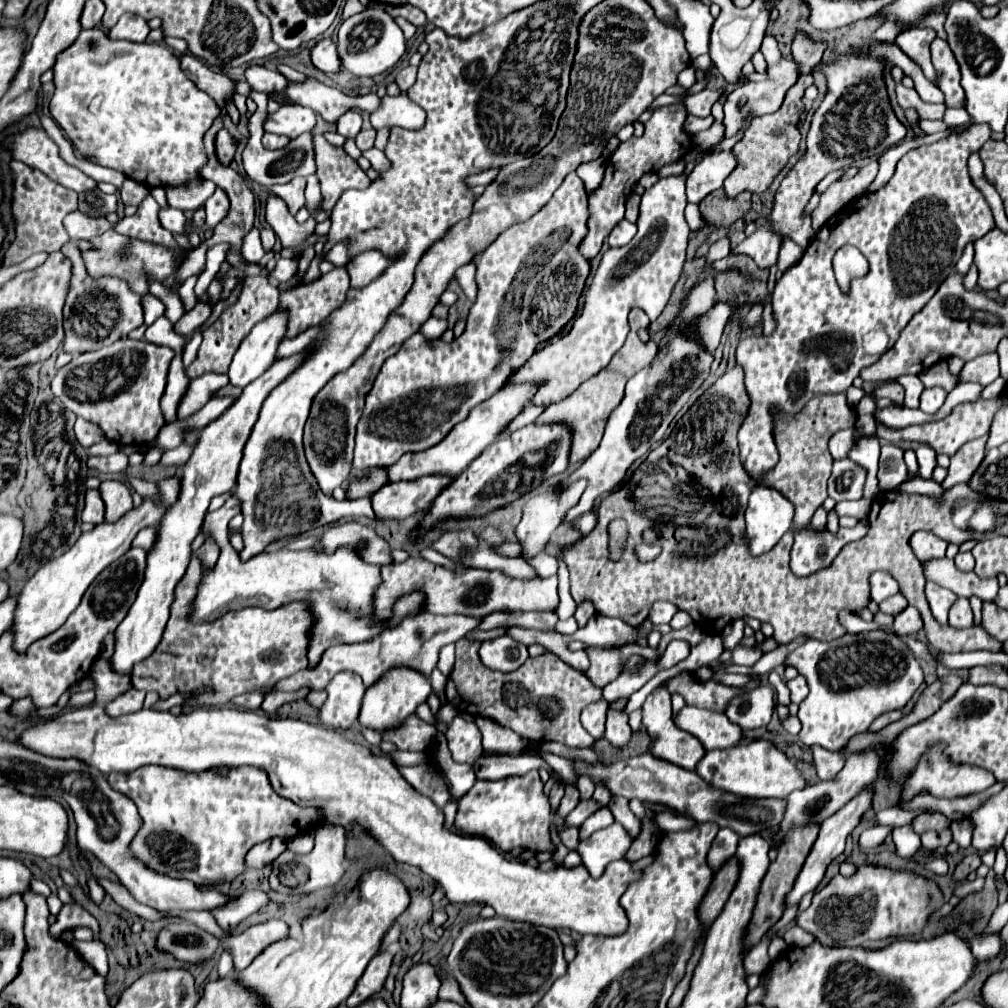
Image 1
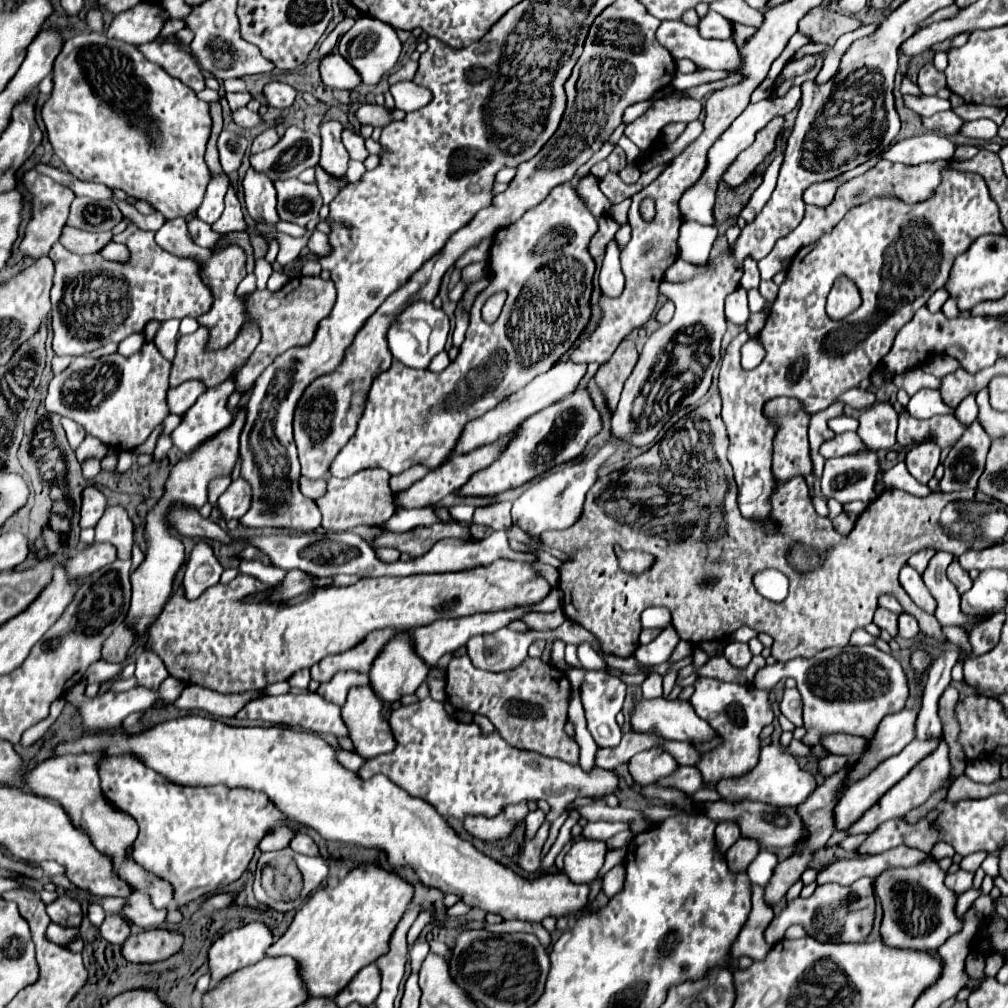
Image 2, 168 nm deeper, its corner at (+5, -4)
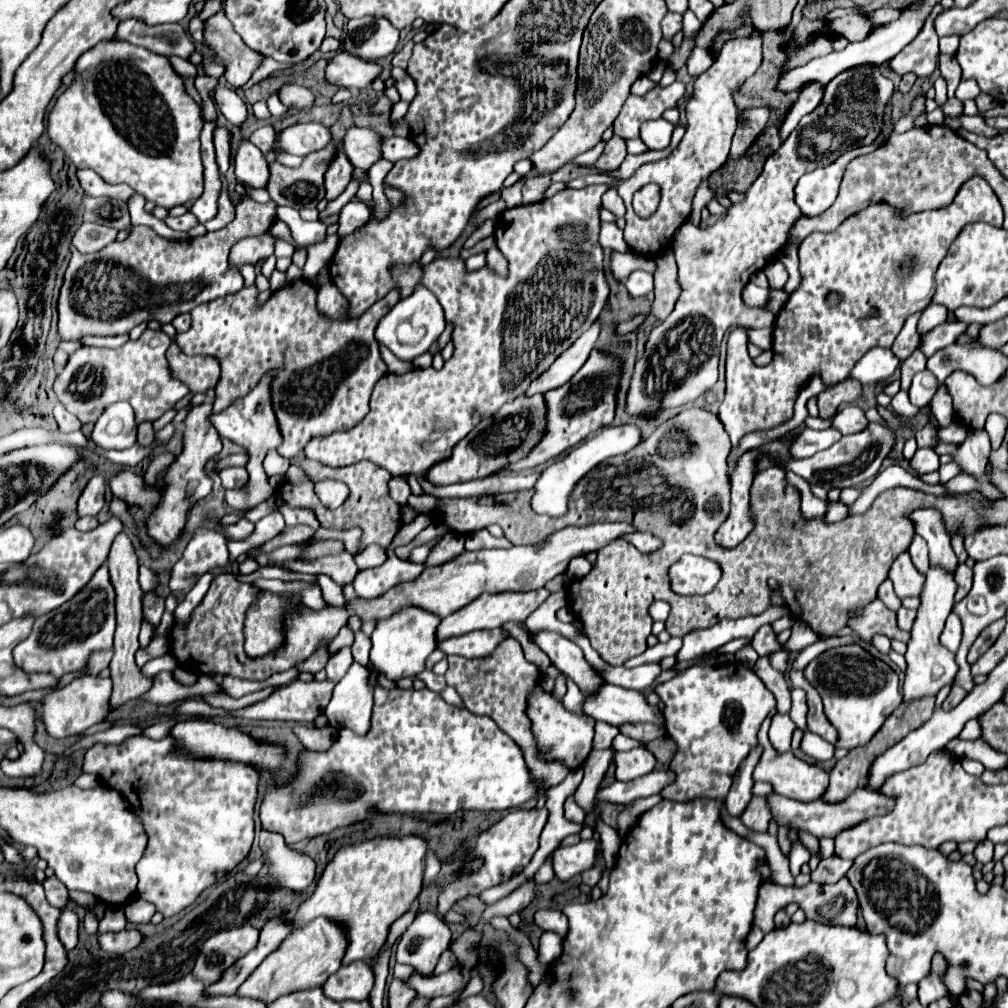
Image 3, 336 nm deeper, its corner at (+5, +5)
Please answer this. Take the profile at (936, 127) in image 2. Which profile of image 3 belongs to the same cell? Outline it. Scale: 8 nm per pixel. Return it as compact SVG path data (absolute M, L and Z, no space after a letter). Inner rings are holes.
M961 116L961 118L955 118L955 120L947 118L945 124L951 126L953 130L965 128L965 130L977 134L977 136L997 136L997 134L999 134L997 128L989 128L989 126L983 122L983 118L979 118L979 116Z

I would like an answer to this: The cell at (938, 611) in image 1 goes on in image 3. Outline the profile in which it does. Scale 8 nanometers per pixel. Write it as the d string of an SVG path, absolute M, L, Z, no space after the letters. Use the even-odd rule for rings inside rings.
M901 552L891 564L889 580L895 586L895 594L899 598L905 598L905 596L919 596L925 576L917 572L917 568L913 566L909 552Z

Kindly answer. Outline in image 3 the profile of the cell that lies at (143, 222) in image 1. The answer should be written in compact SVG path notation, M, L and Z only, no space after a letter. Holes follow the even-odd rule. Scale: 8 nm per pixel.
M240 196L235 205L235 220L217 230L207 232L205 236L187 238L187 240L167 240L157 236L147 226L133 226L131 234L123 242L113 242L101 252L95 254L79 254L75 248L71 248L71 262L65 272L65 280L61 286L59 296L59 336L61 340L77 340L81 336L115 336L115 334L127 334L131 328L135 328L141 322L157 320L161 324L169 324L175 316L191 312L195 306L211 302L219 296L235 294L243 288L243 276L237 266L229 266L229 252L235 242L247 236L259 236L271 228L275 222L275 202L259 204L251 200L249 196ZM141 294L147 294L145 306L137 306L133 298L139 298Z

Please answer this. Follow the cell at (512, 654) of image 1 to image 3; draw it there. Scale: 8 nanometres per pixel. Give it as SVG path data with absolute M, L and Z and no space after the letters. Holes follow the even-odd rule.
M495 628L491 632L479 630L479 632L465 634L465 636L441 640L439 650L445 656L457 654L457 656L463 656L463 658L481 658L481 656L489 656L495 650L495 646L505 638L507 636L501 628Z

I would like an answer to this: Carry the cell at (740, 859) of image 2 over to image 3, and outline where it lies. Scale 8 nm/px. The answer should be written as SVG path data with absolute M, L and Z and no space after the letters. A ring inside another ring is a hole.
M753 796L751 802L747 804L745 812L741 814L743 824L757 832L765 832L771 818L773 816L771 816L771 810L767 808L767 796Z

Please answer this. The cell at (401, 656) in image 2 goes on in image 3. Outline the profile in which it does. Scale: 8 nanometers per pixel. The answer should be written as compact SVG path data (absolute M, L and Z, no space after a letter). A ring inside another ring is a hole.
M409 606L409 608L401 608L399 612L395 612L391 618L377 622L375 632L371 634L371 662L389 678L389 680L399 680L405 676L415 676L419 672L425 670L425 660L427 656L435 650L437 646L437 626L439 626L441 618L417 608L417 606Z

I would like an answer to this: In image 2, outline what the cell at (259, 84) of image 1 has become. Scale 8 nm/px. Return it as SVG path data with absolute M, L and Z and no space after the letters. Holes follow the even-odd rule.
M271 81L263 87L263 97L275 109L287 109L295 101L295 95L297 95L297 91L287 83Z

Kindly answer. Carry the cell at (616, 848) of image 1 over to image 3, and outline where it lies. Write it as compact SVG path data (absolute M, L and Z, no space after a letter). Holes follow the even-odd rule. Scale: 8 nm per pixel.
M581 840L575 846L557 848L551 856L555 878L559 882L567 882L575 874L589 870L595 864L595 850L597 850L595 840Z

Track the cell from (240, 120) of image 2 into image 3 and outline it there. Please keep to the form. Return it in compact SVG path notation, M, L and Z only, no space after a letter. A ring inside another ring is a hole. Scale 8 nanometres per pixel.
M215 88L213 90L213 98L215 98L215 102L217 102L217 106L219 106L219 110L223 112L223 116L229 120L229 122L233 122L233 124L237 124L237 126L241 126L243 122L245 122L245 118L247 118L247 106L245 106L245 102L241 100L241 96L235 92L235 90L231 90L231 88Z

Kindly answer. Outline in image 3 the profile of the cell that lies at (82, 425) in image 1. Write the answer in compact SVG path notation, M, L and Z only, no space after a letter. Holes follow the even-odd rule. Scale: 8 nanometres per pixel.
M57 404L57 406L55 406L55 420L57 420L61 432L75 432L75 430L81 428L81 422L79 422L75 416L71 416L71 414L63 408L63 404Z

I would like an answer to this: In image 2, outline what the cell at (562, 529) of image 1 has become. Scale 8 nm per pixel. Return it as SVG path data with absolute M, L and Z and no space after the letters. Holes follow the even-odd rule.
M539 560L532 562L531 566L549 582L552 588L558 585L559 571L557 569Z

